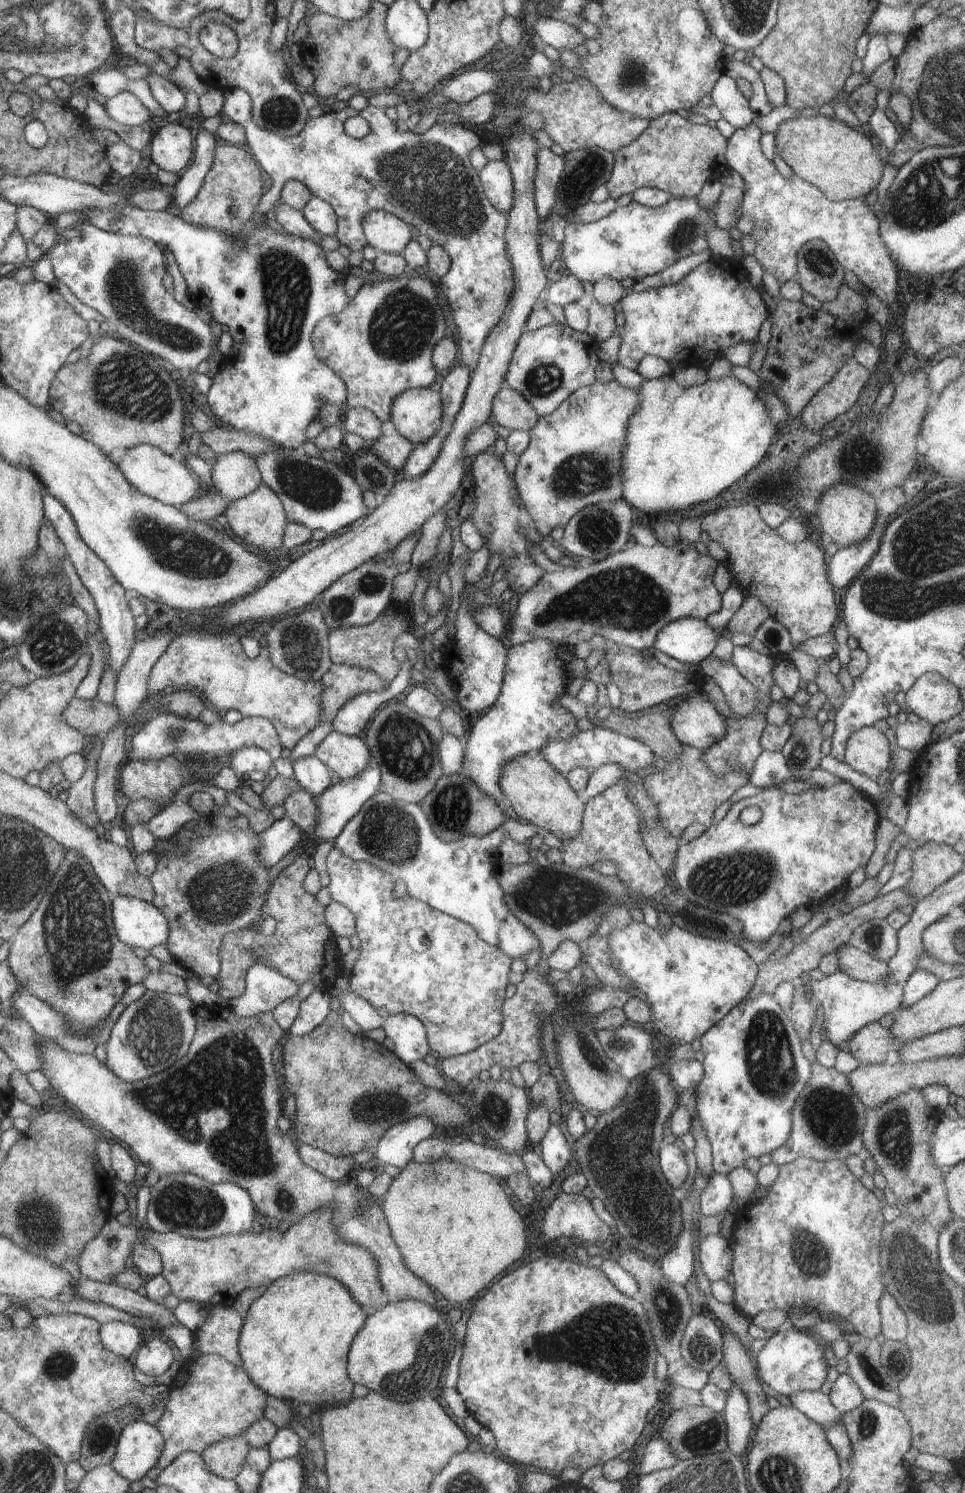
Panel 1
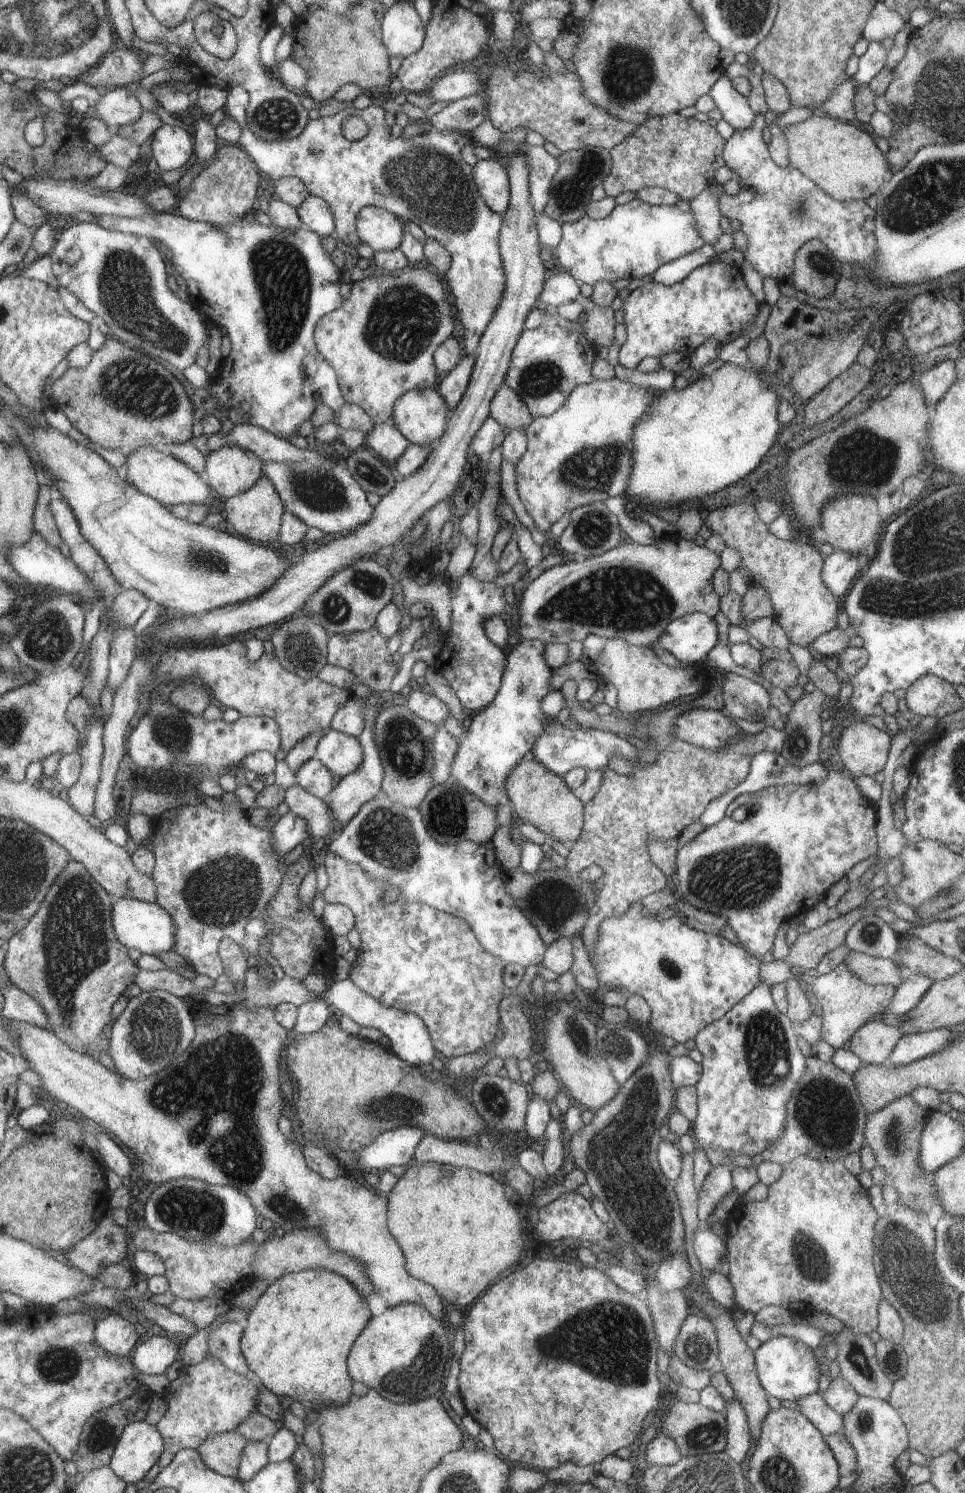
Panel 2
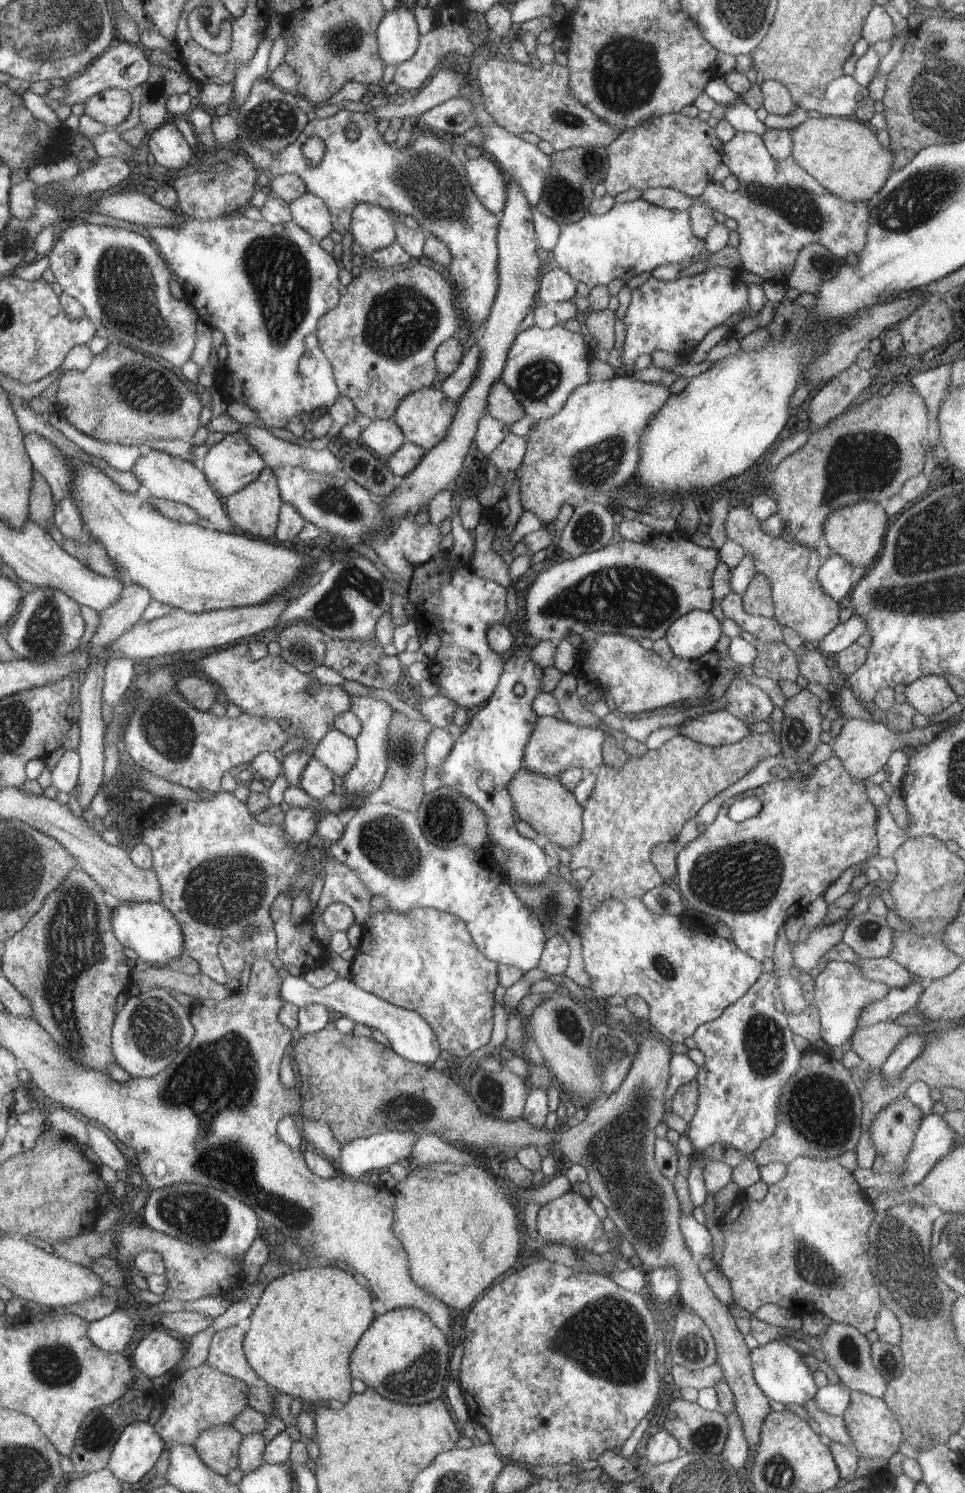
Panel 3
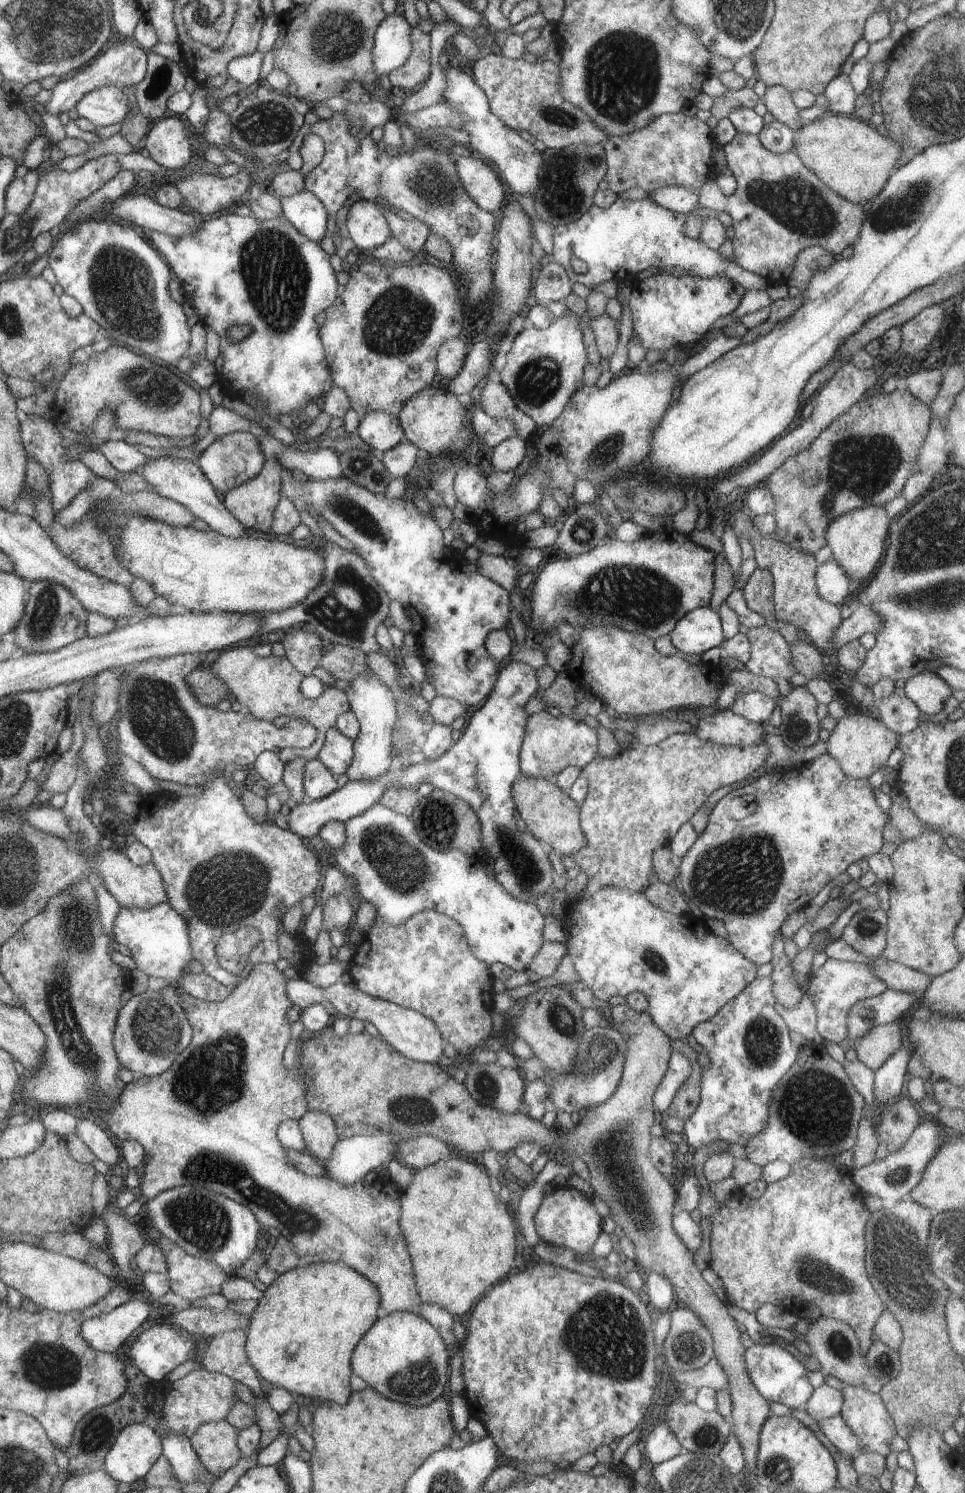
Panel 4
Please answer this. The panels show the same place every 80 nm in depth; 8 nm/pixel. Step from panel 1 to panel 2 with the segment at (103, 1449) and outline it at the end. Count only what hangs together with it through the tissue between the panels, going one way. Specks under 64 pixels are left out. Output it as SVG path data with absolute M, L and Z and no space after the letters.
M140 1385L140 1390L136 1391L135 1395L121 1400L114 1406L100 1411L87 1420L86 1426L82 1430L82 1438L79 1440L79 1448L73 1458L80 1476L110 1464L116 1442L121 1438L122 1431L130 1423L144 1421L152 1396L154 1396L153 1392L146 1385Z

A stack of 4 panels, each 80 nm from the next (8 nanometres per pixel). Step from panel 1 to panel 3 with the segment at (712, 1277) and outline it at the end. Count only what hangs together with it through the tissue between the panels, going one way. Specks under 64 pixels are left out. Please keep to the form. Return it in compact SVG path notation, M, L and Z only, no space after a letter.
M681 1215L679 1222L689 1251L698 1263L702 1258L712 1257L712 1235L706 1225L699 1223L693 1216Z

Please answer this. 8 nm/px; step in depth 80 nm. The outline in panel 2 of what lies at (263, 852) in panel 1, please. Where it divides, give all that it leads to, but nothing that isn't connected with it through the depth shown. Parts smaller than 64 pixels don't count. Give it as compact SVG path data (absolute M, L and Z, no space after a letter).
M292 811L280 817L275 826L271 828L274 834L272 846L280 857L289 853L295 846L302 843L308 836L307 824L303 818L299 818Z

